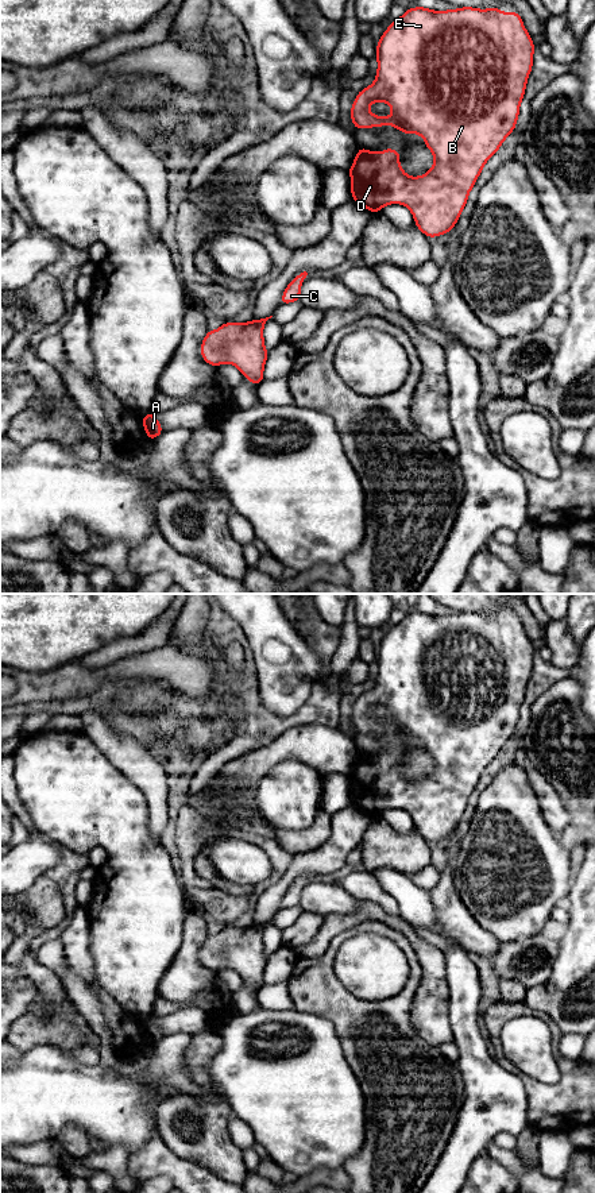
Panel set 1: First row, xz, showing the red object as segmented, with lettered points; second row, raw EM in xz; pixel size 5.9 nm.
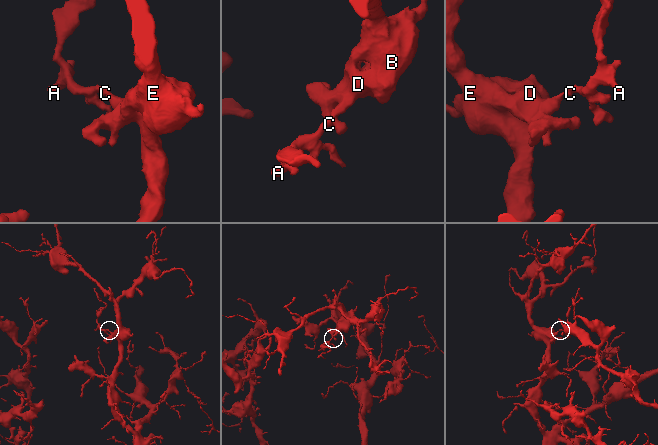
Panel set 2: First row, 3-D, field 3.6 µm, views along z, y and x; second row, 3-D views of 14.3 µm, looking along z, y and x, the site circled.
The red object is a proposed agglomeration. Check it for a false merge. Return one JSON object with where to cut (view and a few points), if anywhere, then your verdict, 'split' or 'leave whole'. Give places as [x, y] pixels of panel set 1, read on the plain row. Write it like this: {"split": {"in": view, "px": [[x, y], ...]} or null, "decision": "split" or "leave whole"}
{"split": null, "decision": "leave whole"}

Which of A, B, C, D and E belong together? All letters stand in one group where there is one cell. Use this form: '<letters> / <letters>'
A B C D E

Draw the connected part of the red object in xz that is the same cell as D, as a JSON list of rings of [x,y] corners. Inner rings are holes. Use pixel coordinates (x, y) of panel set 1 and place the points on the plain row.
[[[424,611],[406,614],[387,632],[376,648],[375,686],[358,698],[349,721],[353,733],[364,734],[390,729],[401,734],[403,740],[413,737],[422,741],[434,761],[434,768],[426,779],[410,781],[399,769],[399,754],[394,756],[390,752],[382,757],[374,757],[359,752],[348,775],[352,804],[374,819],[389,808],[402,808],[410,814],[416,831],[428,842],[453,835],[483,771],[515,733],[528,682],[533,672],[533,657],[534,648],[518,617],[501,617],[499,611],[488,614],[463,611],[448,615]],[[376,706],[391,711],[390,722],[370,717],[368,711]]]

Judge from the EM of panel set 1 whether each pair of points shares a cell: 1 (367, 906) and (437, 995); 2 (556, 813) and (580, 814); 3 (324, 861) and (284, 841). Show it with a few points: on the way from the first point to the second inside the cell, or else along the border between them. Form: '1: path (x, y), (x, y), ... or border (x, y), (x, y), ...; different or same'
1: path (393, 922), (424, 949), (432, 960), (433, 969); same
2: border (552, 784), (568, 815), (568, 825), (559, 837); different
3: border (329, 833), (315, 849), (293, 856); different

